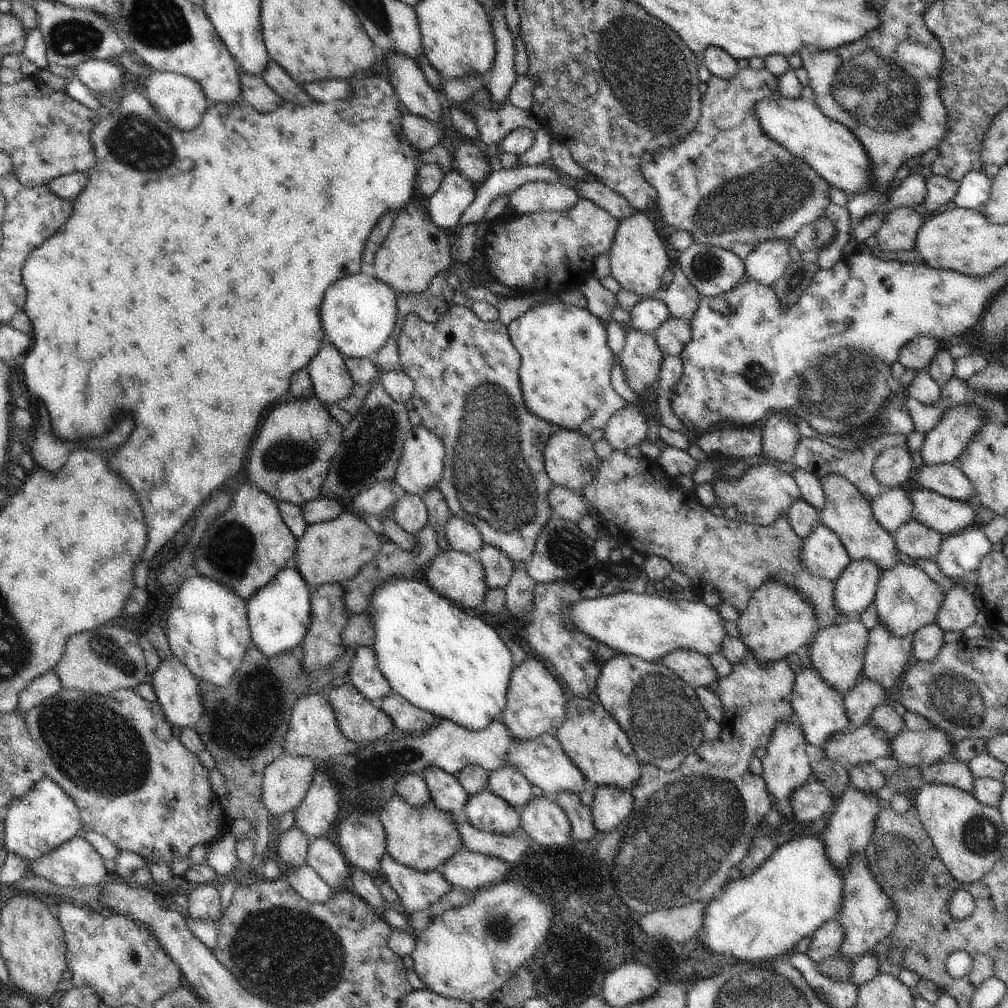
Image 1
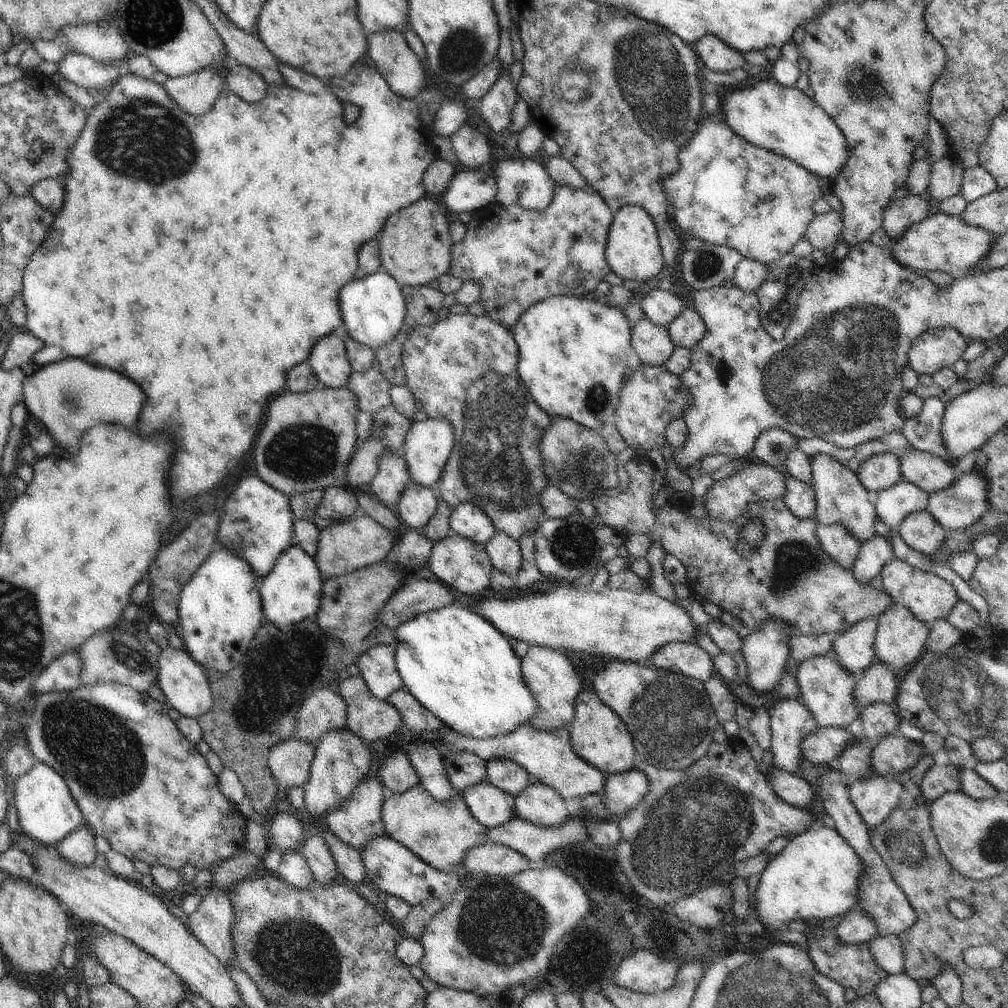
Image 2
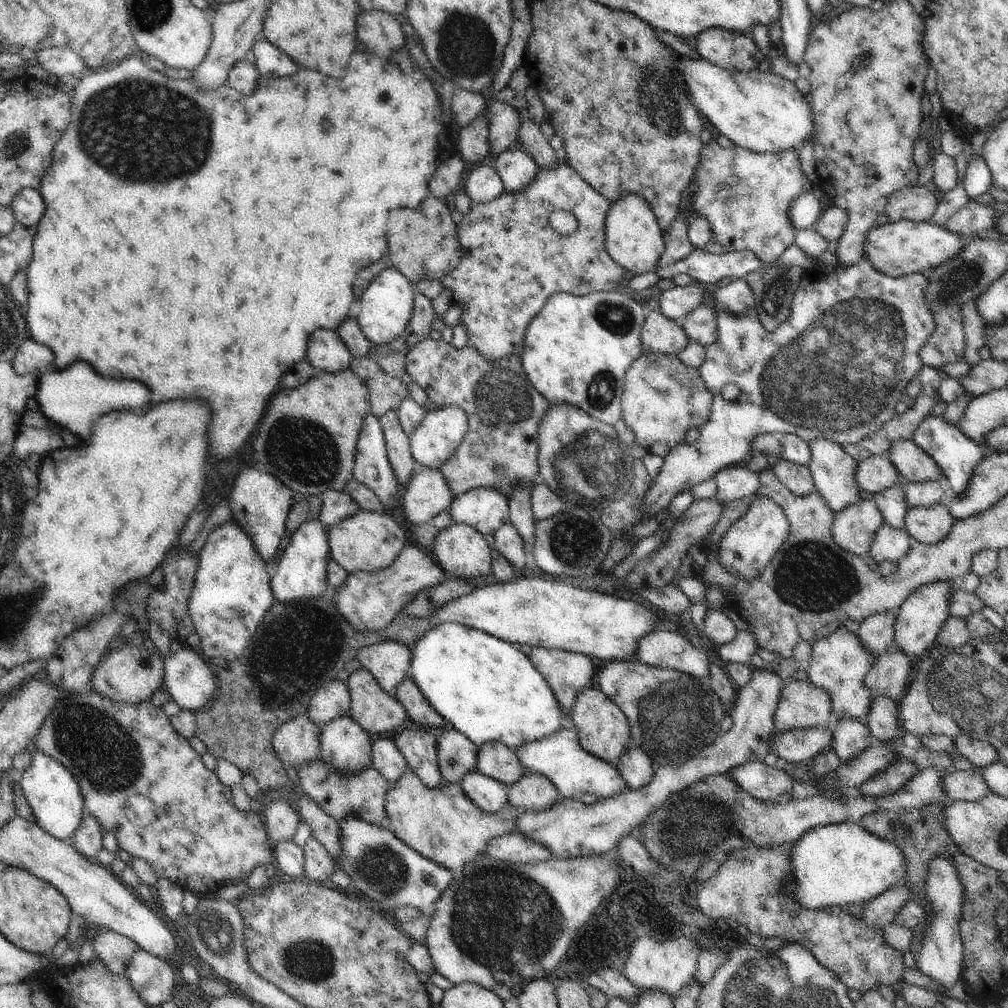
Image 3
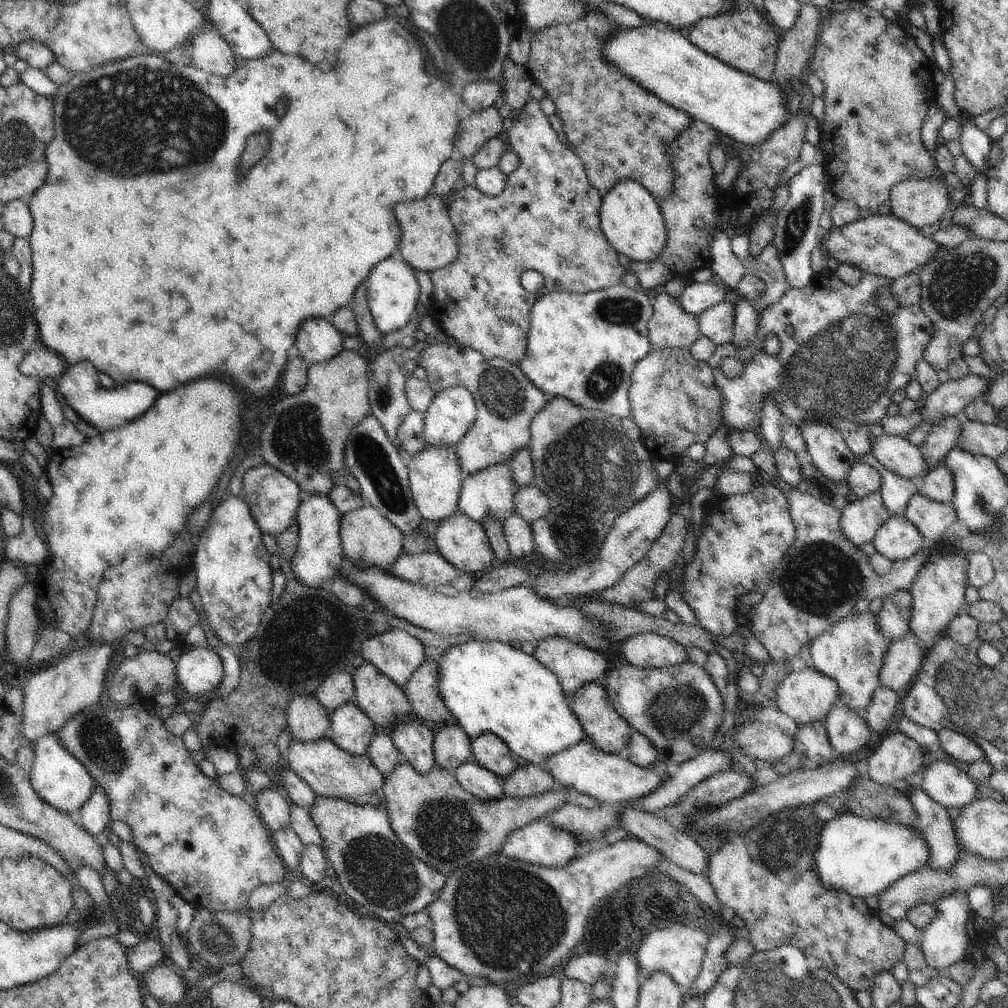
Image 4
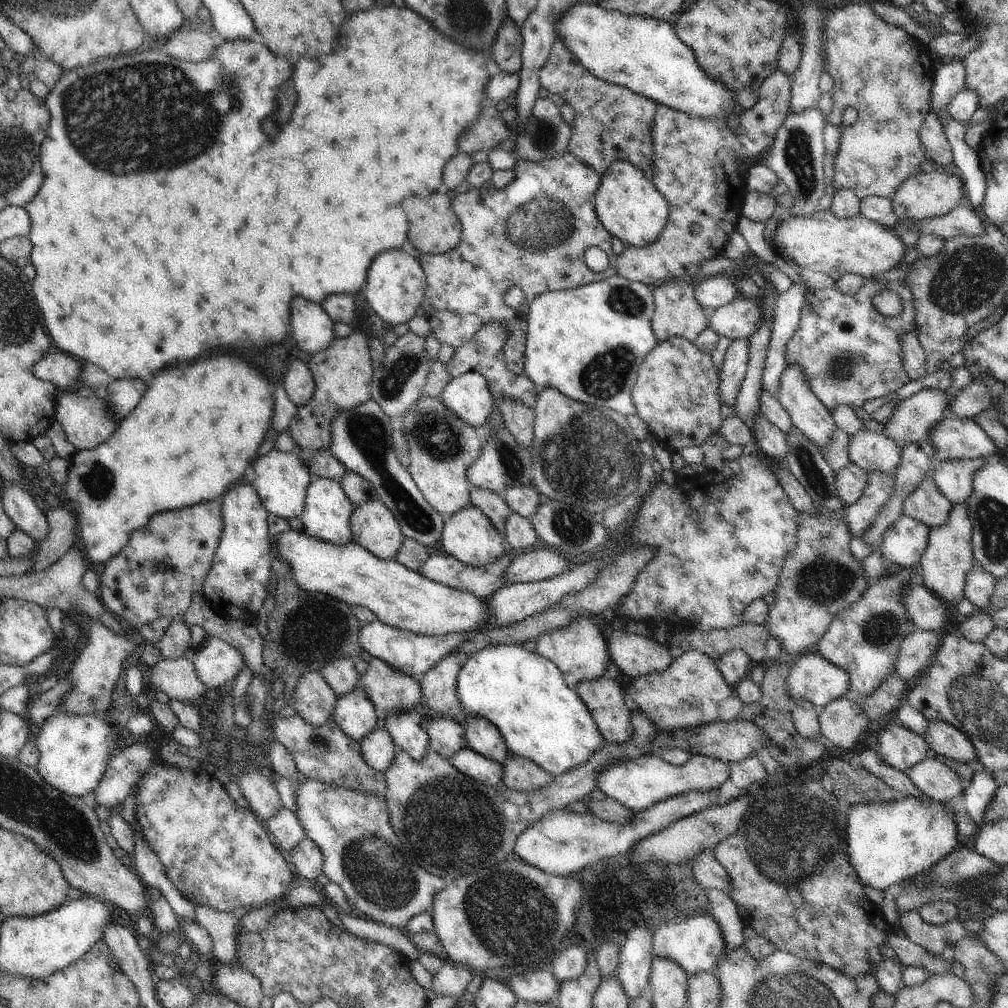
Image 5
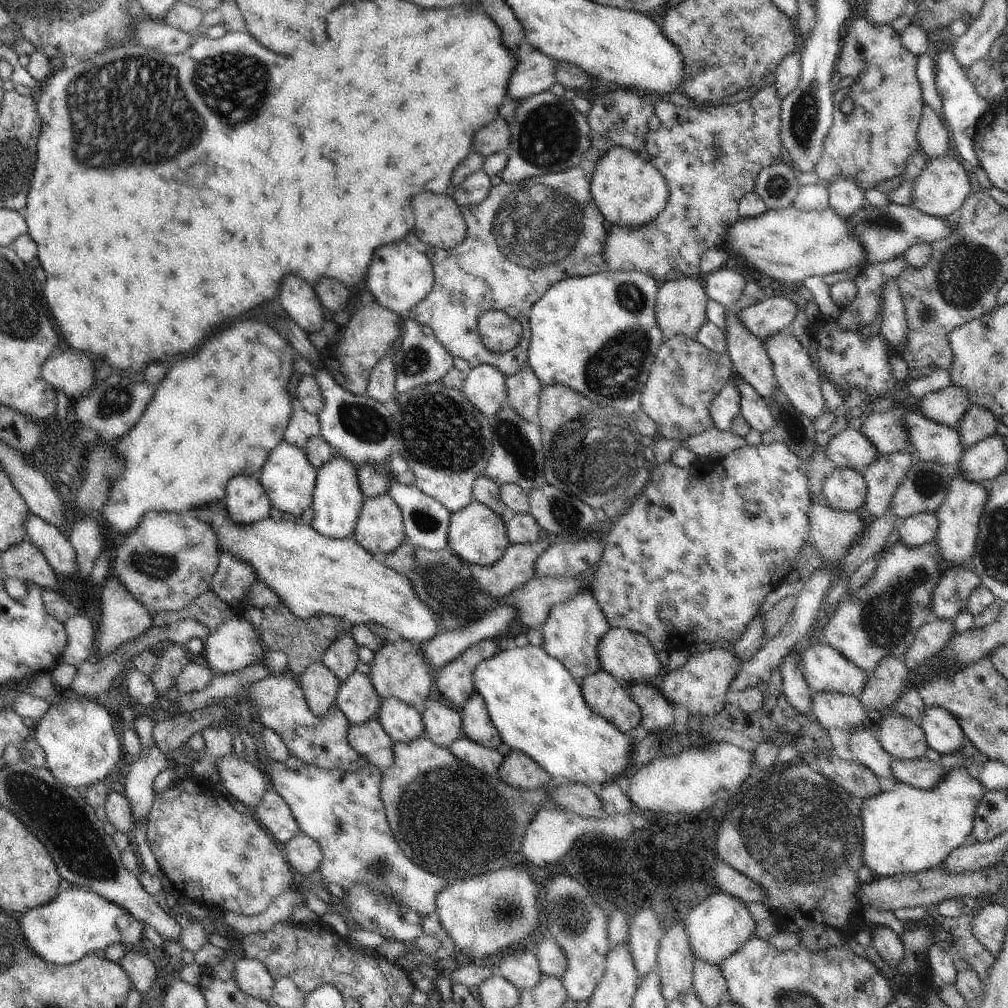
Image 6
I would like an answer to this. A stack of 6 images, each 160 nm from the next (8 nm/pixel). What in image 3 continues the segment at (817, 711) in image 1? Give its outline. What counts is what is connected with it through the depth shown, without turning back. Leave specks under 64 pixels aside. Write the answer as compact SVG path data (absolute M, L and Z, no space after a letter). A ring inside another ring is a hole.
M846 627L839 628L822 639L813 640L807 668L809 679L814 686L825 688L831 694L833 719L846 717L863 720L869 713L873 697L866 686L865 676L876 659L859 636Z

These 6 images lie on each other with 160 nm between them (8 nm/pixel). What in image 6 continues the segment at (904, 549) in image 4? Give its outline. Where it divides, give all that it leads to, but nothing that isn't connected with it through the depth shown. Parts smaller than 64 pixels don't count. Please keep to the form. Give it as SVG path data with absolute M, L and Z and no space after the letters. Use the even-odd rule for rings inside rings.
M937 512L918 513L900 522L899 540L911 547L934 541L939 527Z

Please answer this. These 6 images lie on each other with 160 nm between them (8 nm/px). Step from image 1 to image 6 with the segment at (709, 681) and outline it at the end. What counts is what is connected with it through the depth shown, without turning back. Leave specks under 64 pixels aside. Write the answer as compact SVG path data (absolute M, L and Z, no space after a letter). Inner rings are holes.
M612 627L600 639L598 656L601 669L611 674L619 682L625 681L632 685L650 680L660 674L662 664L652 645L642 634L628 630L626 627Z

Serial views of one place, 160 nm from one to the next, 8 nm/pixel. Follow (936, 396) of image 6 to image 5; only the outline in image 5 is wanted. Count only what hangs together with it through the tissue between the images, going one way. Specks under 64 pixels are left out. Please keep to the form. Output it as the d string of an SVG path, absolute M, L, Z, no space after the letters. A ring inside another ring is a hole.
M974 381L962 388L949 400L949 413L963 419L974 419L982 412L987 412L994 399L988 391L988 386Z

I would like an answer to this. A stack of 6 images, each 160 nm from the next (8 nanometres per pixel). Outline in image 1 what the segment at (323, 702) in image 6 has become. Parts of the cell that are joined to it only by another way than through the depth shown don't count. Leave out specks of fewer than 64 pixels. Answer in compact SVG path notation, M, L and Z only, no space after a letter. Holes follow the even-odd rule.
M288 754L265 768L261 797L272 815L281 816L297 808L308 792L316 769L313 759Z

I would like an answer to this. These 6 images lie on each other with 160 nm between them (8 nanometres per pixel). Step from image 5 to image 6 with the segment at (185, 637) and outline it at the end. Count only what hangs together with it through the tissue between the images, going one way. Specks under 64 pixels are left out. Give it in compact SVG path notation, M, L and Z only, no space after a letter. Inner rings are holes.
M167 644L158 649L158 664L156 670L149 676L157 696L162 698L175 686L176 677L182 672L190 660L189 651L182 650L181 645Z

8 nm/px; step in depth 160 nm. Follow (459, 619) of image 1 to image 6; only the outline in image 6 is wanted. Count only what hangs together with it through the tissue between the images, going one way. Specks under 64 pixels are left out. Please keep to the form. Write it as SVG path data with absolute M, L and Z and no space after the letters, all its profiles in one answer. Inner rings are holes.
M509 645L495 654L492 658L482 661L474 671L473 681L476 692L482 695L484 698L488 714L490 715L491 721L494 726L498 729L501 739L510 746L511 749L519 750L524 754L527 754L532 760L535 760L555 781L578 781L590 788L594 788L596 791L600 791L606 785L611 784L616 781L617 783L623 784L627 783L629 771L633 768L633 749L637 744L637 739L630 734L625 734L618 727L610 722L607 718L596 714L590 707L586 704L584 700L580 681L576 678L557 658L551 657L543 647L537 647L533 645L528 645L526 647L517 647L514 645Z

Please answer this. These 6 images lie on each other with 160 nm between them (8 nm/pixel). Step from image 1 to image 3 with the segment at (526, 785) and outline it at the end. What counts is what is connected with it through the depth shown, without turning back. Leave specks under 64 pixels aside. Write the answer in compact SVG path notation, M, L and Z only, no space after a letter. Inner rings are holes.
M485 742L479 748L477 769L508 787L518 782L519 778L523 778L522 768L520 759L503 742Z

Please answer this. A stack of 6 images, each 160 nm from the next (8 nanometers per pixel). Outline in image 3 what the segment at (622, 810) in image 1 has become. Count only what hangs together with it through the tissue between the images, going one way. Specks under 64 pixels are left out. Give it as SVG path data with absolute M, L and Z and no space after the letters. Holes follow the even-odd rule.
M631 745L616 760L616 766L625 778L628 788L636 790L653 779L656 770L653 768L654 761L647 752L638 745Z

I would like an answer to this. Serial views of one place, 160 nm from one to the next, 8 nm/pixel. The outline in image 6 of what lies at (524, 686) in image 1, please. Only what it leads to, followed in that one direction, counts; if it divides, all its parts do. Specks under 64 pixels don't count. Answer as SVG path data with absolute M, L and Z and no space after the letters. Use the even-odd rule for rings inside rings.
M584 589L550 609L548 618L540 628L544 638L542 647L551 657L562 662L580 681L601 669L598 645L600 639L610 629L606 615L596 602L594 595L588 589Z

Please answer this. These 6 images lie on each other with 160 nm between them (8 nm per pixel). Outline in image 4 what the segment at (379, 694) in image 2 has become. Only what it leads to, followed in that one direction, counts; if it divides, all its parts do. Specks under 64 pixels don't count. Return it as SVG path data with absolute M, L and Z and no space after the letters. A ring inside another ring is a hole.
M396 627L367 638L361 644L360 654L366 663L374 664L401 687L427 659L422 641L407 630Z

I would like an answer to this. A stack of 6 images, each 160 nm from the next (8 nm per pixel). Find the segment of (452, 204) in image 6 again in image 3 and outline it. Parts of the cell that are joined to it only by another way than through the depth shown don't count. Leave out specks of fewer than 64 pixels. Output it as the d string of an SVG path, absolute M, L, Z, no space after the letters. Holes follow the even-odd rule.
M426 198L418 208L398 208L388 214L388 244L390 244L390 266L397 268L414 284L420 280L442 280L461 261L461 244L457 235L457 224L450 217L446 204L438 198Z

